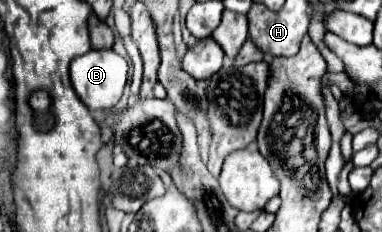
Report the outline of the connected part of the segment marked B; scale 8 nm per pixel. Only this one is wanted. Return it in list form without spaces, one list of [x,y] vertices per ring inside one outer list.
[[[90,50],[76,56],[70,64],[70,80],[78,98],[88,106],[88,110],[112,110],[122,98],[128,76],[128,62],[114,50]]]

